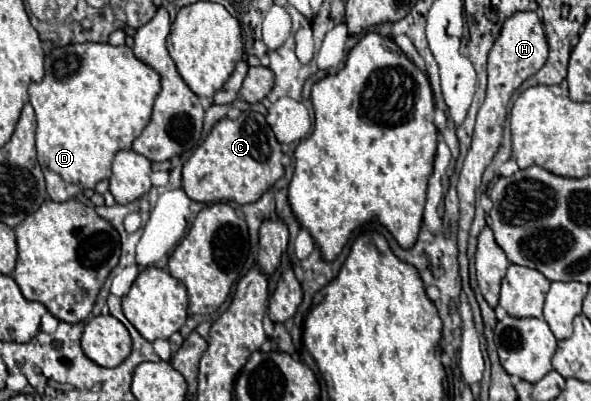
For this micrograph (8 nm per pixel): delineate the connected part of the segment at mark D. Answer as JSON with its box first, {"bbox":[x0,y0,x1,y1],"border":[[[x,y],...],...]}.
{"bbox":[29,42,159,202],"border":[[[85,42],[53,48],[45,56],[45,78],[29,84],[29,100],[37,116],[37,160],[45,174],[51,200],[65,202],[111,176],[113,156],[119,150],[129,150],[131,142],[147,126],[159,90],[159,74],[139,62],[129,46]]]}

